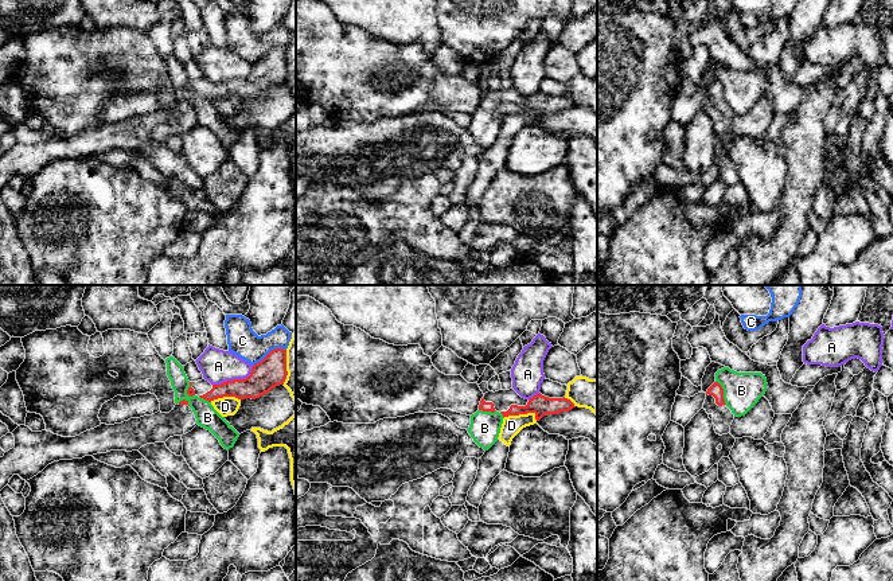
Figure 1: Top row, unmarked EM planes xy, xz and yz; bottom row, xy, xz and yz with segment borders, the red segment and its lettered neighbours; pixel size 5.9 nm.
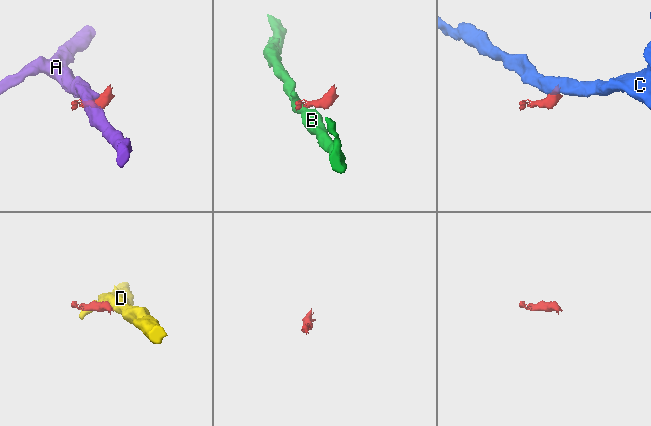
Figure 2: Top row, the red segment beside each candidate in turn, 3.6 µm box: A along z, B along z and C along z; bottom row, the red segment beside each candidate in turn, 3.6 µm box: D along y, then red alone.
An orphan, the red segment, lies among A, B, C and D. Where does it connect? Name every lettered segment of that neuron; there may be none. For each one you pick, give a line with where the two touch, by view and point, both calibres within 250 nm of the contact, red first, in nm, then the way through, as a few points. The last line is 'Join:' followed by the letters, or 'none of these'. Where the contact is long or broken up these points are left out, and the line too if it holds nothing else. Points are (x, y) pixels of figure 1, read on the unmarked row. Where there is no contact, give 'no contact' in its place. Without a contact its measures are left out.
Join: none of these

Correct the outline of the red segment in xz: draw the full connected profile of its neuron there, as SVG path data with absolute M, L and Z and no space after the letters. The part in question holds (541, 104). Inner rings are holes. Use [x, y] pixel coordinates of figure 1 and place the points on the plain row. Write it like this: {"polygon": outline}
{"polygon": "M514 87L488 90L480 100L479 109L499 110L503 116L534 112L539 120L543 114L572 109L574 102L568 97L549 97L541 91L530 98L522 97Z"}

